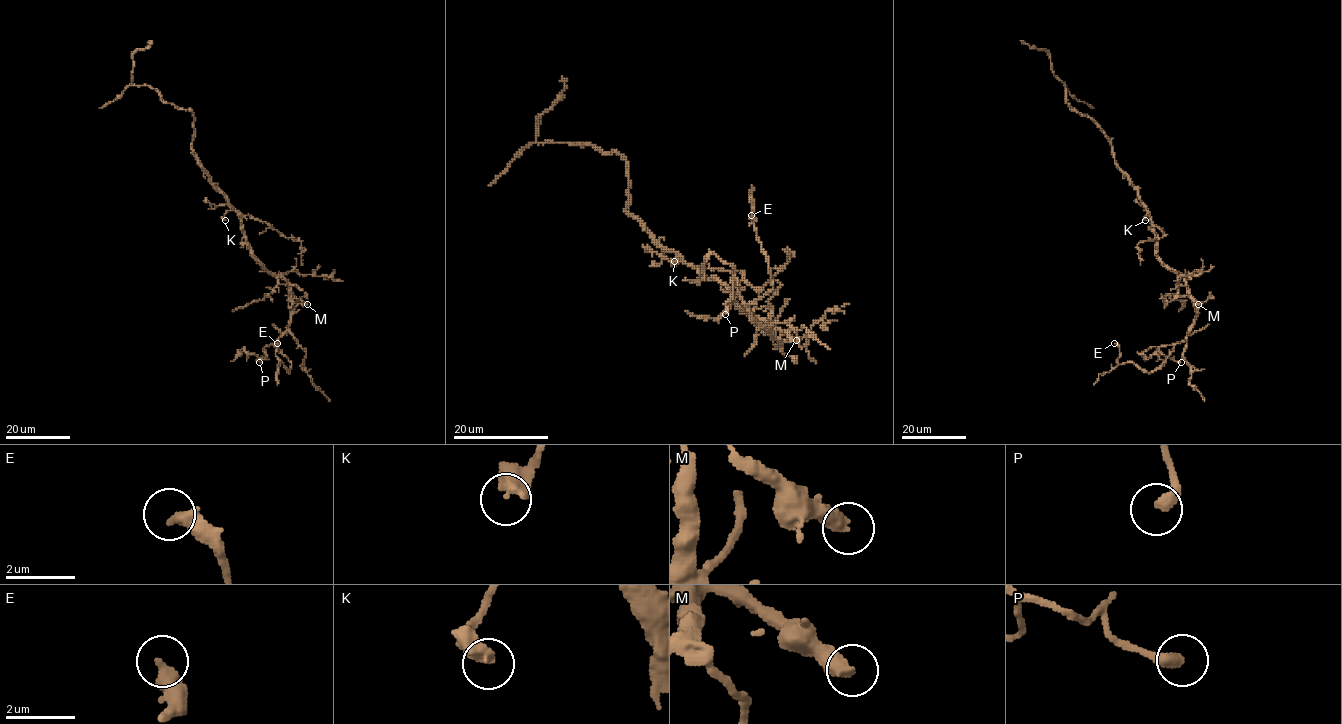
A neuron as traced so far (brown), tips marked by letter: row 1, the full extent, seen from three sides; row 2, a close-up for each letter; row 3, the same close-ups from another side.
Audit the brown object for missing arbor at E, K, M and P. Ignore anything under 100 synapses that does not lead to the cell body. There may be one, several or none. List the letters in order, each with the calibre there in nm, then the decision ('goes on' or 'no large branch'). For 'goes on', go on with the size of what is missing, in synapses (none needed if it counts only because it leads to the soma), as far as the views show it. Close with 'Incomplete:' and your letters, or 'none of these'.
E: 460 nm thick; no large branch
K: 360 nm thick; no large branch
M: 480 nm thick; goes on; about 150 synapses
P: 360 nm thick; no large branch
Incomplete: M

